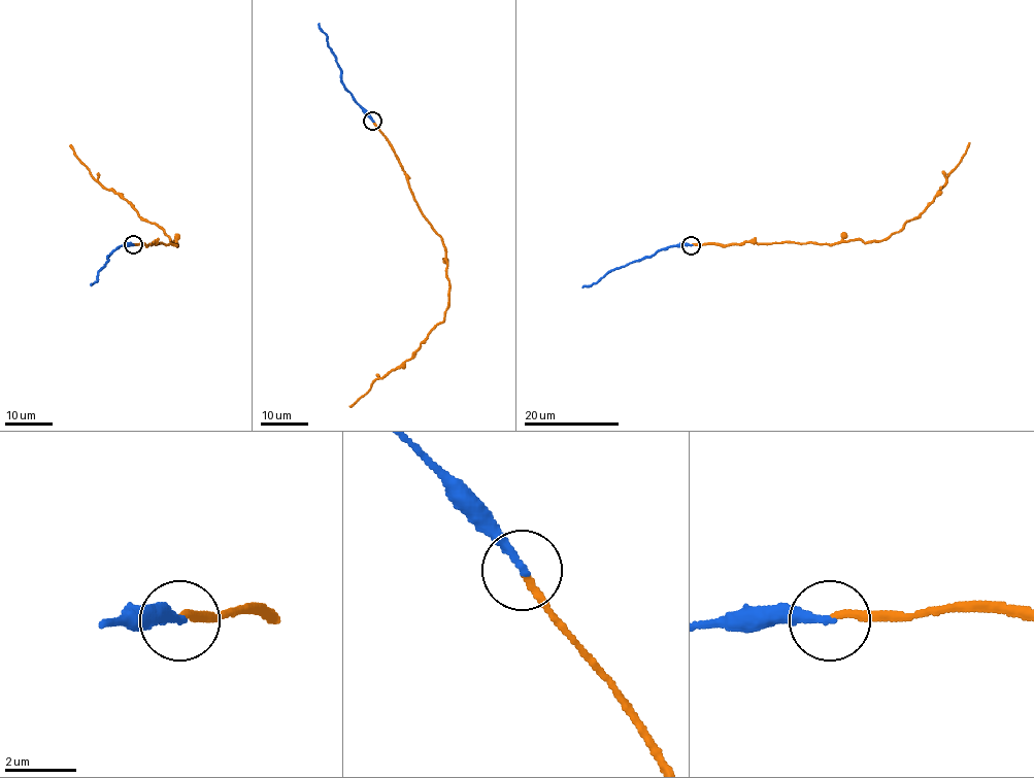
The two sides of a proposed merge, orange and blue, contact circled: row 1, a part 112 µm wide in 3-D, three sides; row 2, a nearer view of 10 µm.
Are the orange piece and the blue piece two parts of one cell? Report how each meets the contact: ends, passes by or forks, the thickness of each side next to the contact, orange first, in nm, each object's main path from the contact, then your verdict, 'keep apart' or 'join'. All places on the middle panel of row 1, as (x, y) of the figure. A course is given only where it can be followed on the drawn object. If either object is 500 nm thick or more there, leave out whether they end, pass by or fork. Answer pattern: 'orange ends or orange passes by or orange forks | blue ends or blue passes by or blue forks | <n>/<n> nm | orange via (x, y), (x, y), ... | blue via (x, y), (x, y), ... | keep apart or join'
orange ends | blue ends | 190/240 nm | orange via (373, 122), (393, 149), (420, 212), (441, 238), (448, 302), (443, 320), (413, 356), (375, 380), (351, 407) | blue via (373, 122), (344, 86), (340, 68), (320, 23) | keep apart

